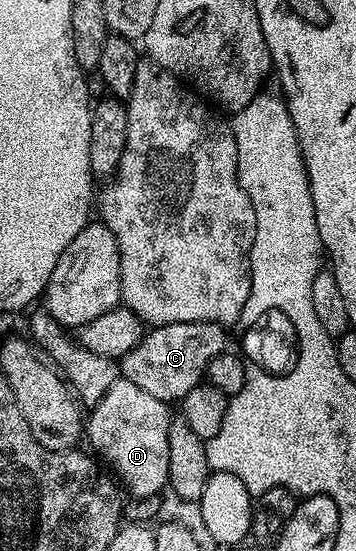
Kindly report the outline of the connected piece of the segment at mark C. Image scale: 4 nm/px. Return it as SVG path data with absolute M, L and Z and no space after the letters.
M168 323L146 330L145 336L119 361L120 378L139 385L151 397L176 404L206 378L211 361L226 350L226 328L219 323Z

